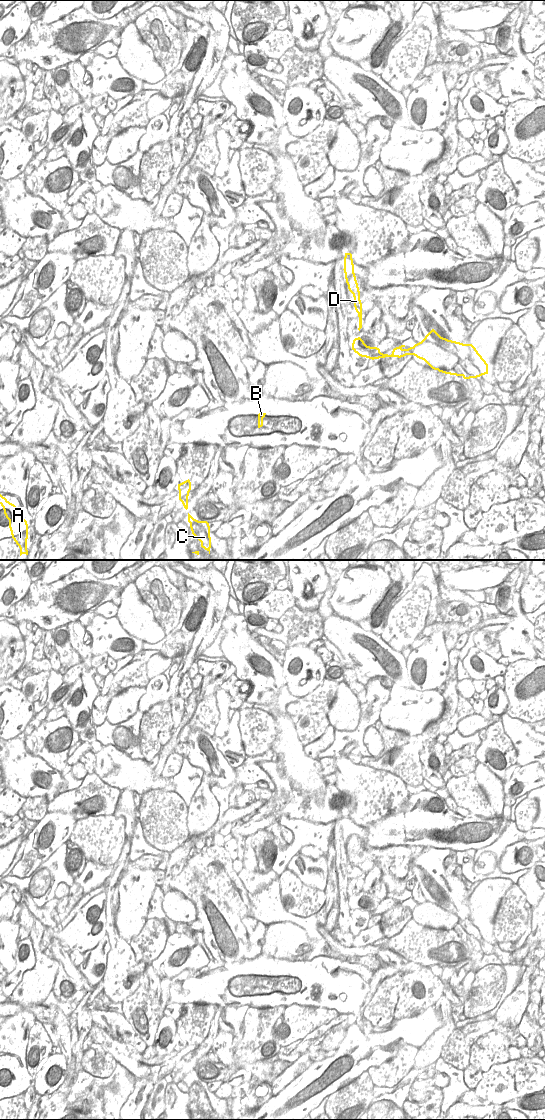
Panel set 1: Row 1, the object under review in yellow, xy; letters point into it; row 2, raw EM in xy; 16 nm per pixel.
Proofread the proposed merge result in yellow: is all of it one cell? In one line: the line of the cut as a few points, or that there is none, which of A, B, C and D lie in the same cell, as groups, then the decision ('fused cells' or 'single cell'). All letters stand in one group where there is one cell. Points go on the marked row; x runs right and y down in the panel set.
cut in xy along (382, 353), (377, 354), (375, 358); A B C / D; fused cells

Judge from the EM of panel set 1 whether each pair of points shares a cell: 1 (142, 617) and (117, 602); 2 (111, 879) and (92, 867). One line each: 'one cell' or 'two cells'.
1: one cell
2: two cells

